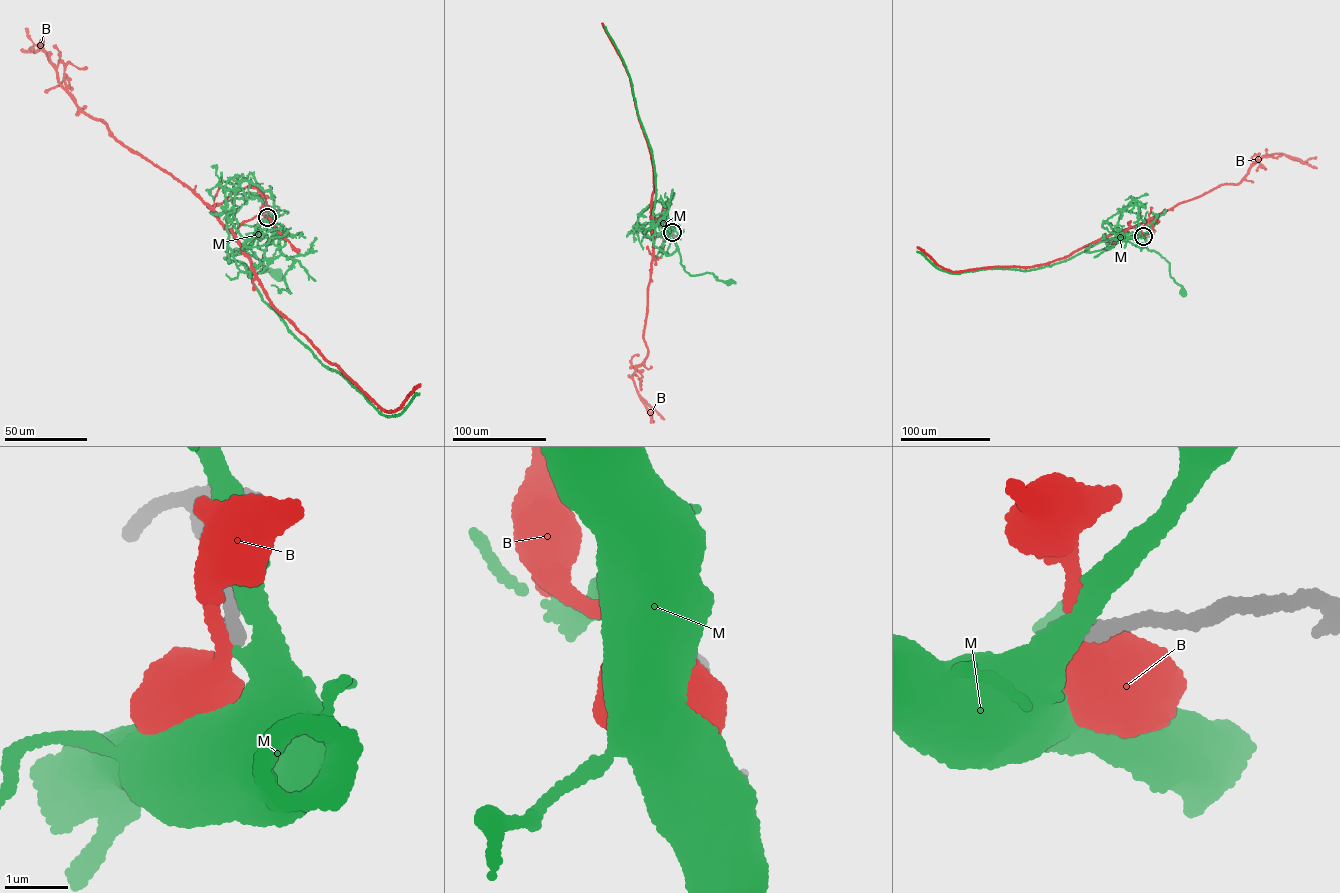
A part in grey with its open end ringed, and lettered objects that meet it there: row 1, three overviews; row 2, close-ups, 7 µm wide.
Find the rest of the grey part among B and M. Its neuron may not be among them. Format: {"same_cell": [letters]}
{"same_cell": ["M"]}

